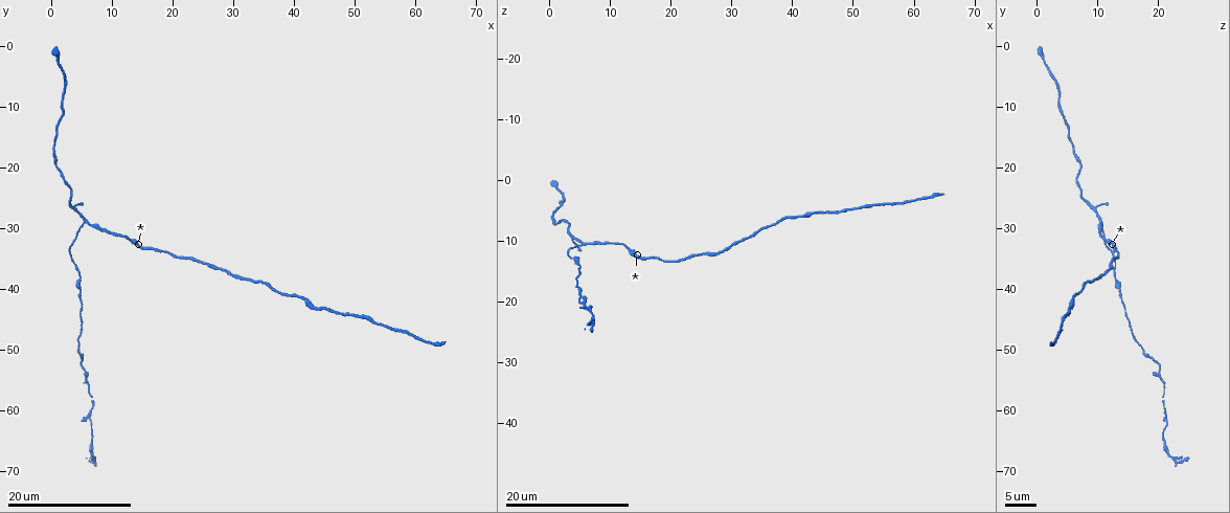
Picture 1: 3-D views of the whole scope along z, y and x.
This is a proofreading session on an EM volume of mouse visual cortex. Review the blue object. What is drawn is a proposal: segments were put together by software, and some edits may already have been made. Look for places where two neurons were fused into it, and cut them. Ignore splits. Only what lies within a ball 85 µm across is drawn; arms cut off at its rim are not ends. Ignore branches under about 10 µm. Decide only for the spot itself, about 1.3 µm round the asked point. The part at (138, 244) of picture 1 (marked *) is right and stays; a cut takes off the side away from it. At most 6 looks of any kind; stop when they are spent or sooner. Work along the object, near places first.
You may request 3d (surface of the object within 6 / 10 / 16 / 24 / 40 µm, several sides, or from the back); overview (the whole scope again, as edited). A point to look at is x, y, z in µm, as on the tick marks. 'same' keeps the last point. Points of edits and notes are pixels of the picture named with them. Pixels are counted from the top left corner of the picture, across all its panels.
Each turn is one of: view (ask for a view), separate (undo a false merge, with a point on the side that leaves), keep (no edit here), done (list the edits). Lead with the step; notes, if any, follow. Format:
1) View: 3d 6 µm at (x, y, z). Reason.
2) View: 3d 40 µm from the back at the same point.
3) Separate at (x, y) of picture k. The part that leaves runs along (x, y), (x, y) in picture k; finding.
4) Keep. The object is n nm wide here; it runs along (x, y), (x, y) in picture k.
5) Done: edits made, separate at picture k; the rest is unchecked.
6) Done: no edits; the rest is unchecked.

View: 3d 16 µm at (4.5, 38.5, 13.0).

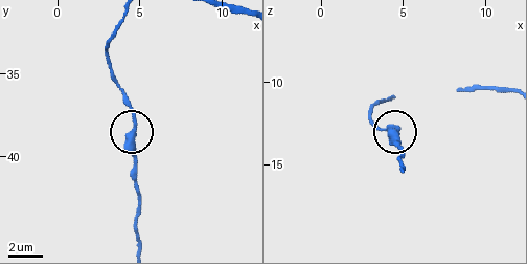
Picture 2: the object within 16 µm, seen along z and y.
View: 3d 10 µm at the same point.

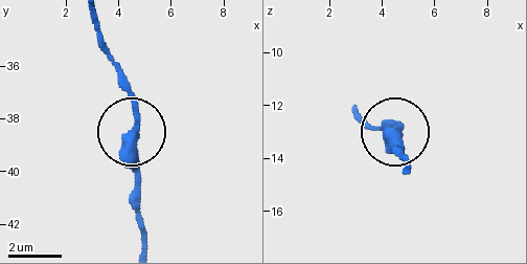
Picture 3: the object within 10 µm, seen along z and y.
Keep. It runs along (96, 18), (134, 112), (134, 204) in picture 3; continuous, no second neuron.

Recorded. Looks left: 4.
View: 3d 24 µm at (5.5, 29.0, 10.5). A fork.

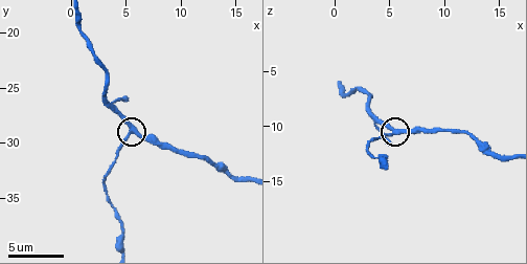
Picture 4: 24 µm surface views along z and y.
View: 3d 10 µm at (5.6, 28.8, 10.4). Zoom in.

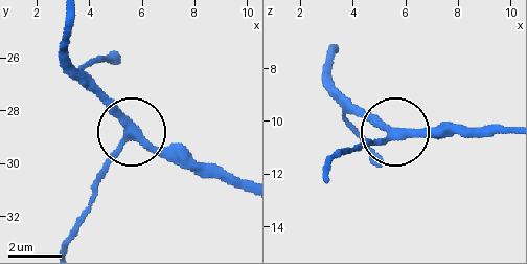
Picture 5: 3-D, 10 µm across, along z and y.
View: 3d 10 µm from the back at (5.5, 28.8, 10.5).

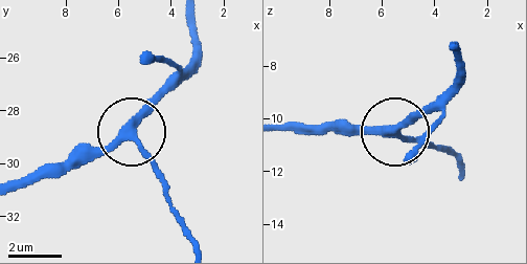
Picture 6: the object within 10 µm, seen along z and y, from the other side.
Keep. 3 arms meet here; it runs along (283, 131), (395, 131), (450, 86) in picture 6; one neuron here.

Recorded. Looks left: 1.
Done: no edits; the rest is unchecked.

